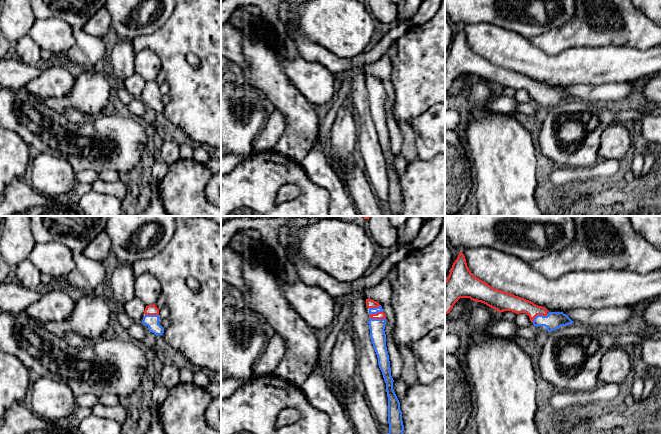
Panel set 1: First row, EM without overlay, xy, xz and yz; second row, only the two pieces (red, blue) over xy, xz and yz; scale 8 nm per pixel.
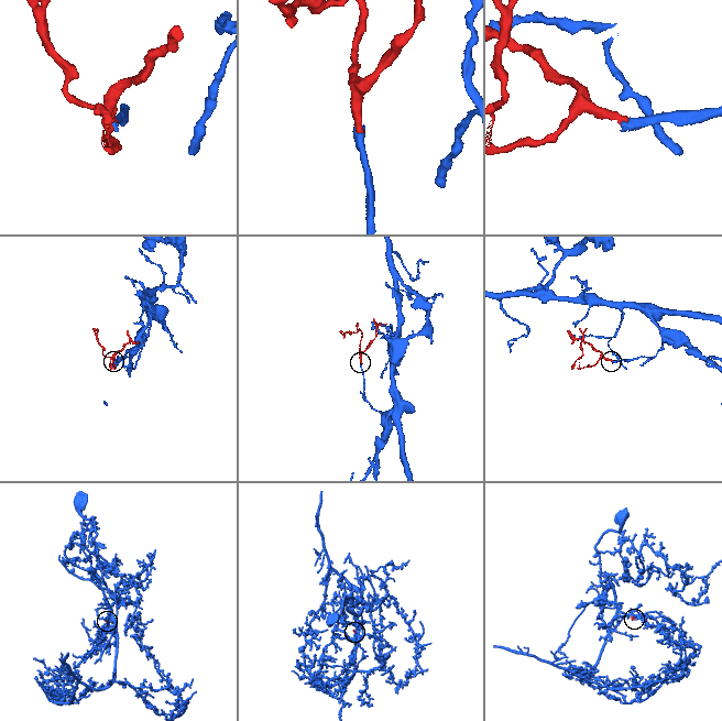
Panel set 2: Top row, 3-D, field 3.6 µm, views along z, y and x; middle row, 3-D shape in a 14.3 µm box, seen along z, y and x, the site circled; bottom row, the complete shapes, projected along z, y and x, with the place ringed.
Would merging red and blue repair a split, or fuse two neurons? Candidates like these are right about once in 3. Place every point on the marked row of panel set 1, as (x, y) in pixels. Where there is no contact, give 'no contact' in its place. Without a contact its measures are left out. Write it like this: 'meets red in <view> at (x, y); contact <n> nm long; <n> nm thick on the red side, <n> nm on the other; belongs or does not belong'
meets red in yz at (539, 314); contact 140 nm long; 130 nm thick on the red side, 140 nm on the other; belongs

